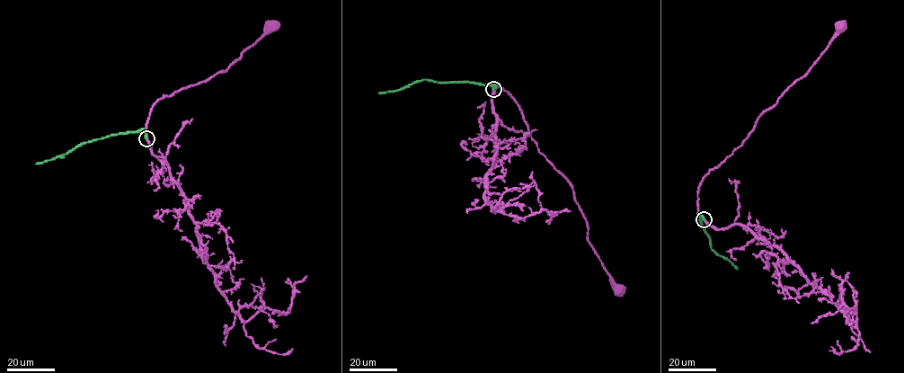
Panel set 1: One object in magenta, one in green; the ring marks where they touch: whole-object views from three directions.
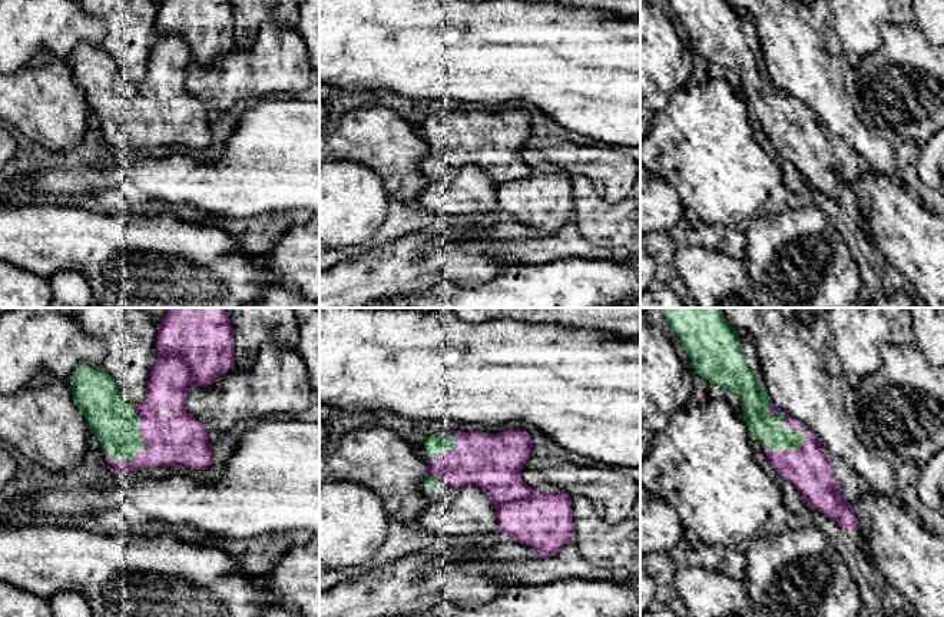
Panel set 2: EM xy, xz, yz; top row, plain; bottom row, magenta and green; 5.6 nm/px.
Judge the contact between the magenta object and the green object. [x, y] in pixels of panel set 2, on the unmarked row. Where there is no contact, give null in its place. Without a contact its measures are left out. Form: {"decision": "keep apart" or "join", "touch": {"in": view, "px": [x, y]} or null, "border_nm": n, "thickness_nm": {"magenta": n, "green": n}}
{"decision": "join", "touch": {"in": "yz", "px": [785, 129]}, "border_nm": 260, "thickness_nm": {"magenta": 260, "green": 160}}

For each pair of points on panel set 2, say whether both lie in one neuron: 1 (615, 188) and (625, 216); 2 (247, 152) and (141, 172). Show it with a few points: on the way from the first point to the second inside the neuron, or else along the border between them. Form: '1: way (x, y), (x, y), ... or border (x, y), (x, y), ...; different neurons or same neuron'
1: border (592, 182), (606, 201), (625, 199); different neurons
2: way (221, 175), (166, 175); same neuron

